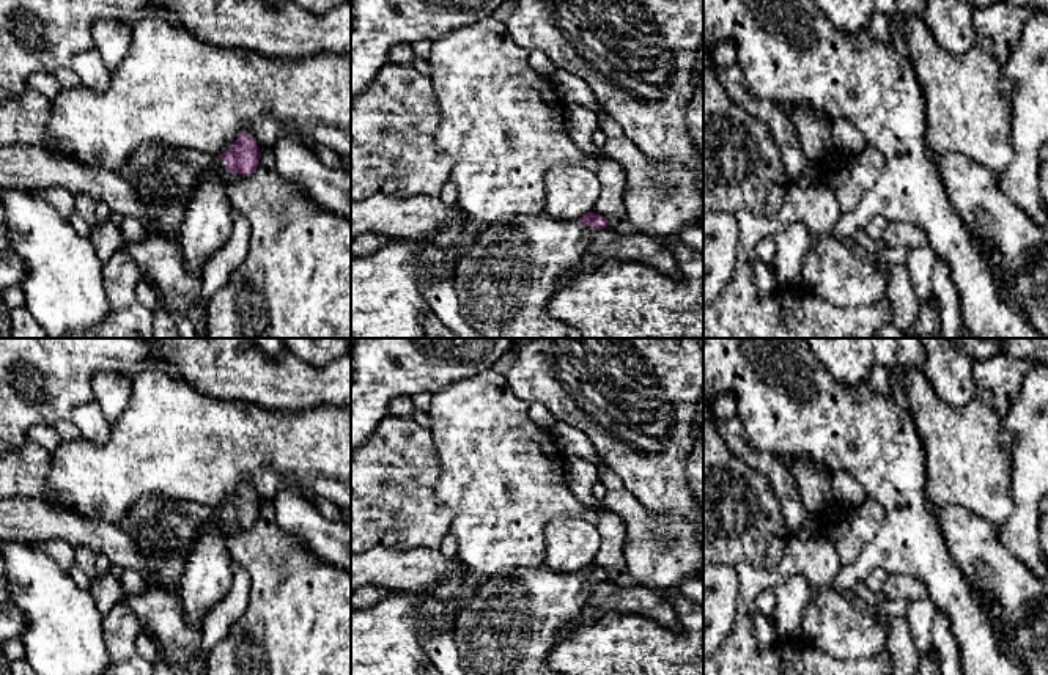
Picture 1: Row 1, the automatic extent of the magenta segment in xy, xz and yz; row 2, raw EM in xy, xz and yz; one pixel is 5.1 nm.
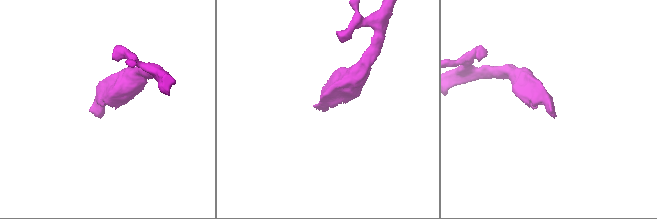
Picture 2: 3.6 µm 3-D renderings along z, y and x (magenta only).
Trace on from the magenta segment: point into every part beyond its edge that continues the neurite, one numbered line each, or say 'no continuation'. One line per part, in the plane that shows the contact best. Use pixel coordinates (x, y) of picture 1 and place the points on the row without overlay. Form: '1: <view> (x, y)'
1: xy (166, 543)

